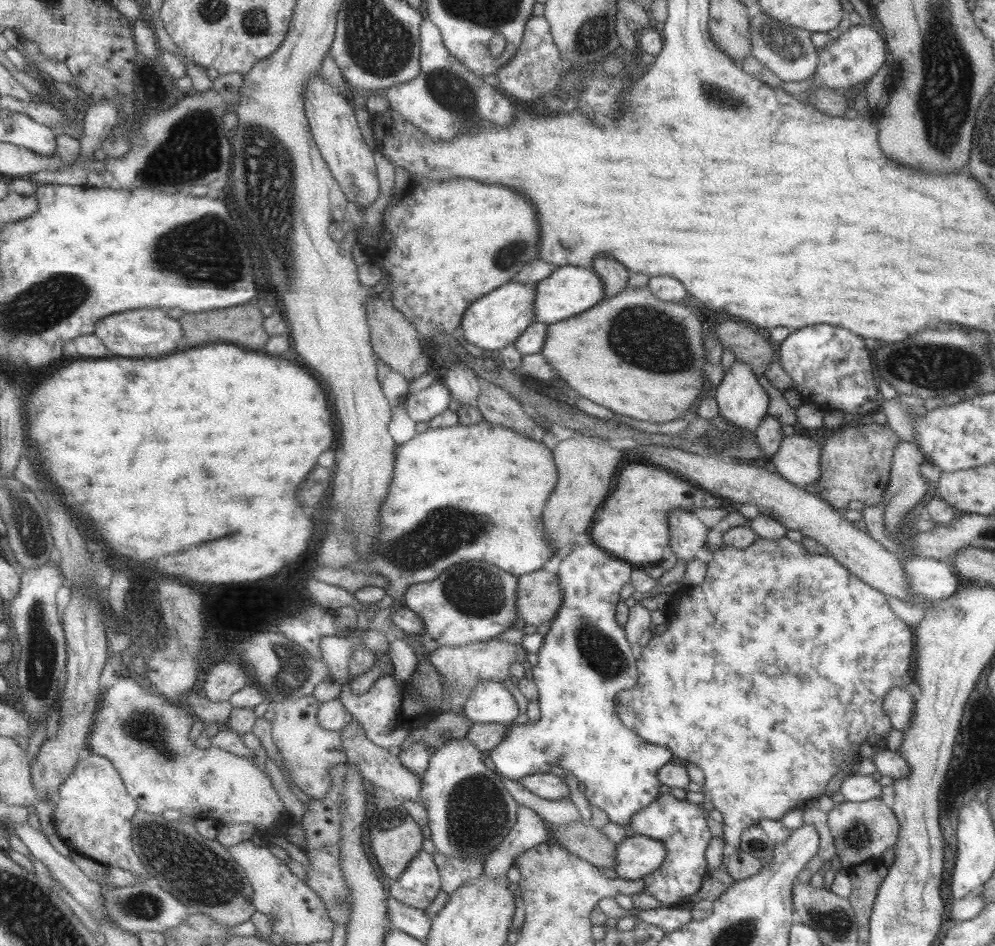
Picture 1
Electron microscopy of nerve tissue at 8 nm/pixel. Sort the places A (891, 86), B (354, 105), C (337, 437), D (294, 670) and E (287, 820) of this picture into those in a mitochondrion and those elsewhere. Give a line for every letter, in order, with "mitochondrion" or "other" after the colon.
A: other
B: other
C: other
D: mitochondrion
E: other

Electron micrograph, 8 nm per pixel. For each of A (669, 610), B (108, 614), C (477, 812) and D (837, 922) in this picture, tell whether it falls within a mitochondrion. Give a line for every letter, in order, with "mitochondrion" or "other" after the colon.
A: other
B: other
C: mitochondrion
D: mitochondrion

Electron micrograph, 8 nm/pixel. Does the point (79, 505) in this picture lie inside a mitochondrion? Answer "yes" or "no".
no

